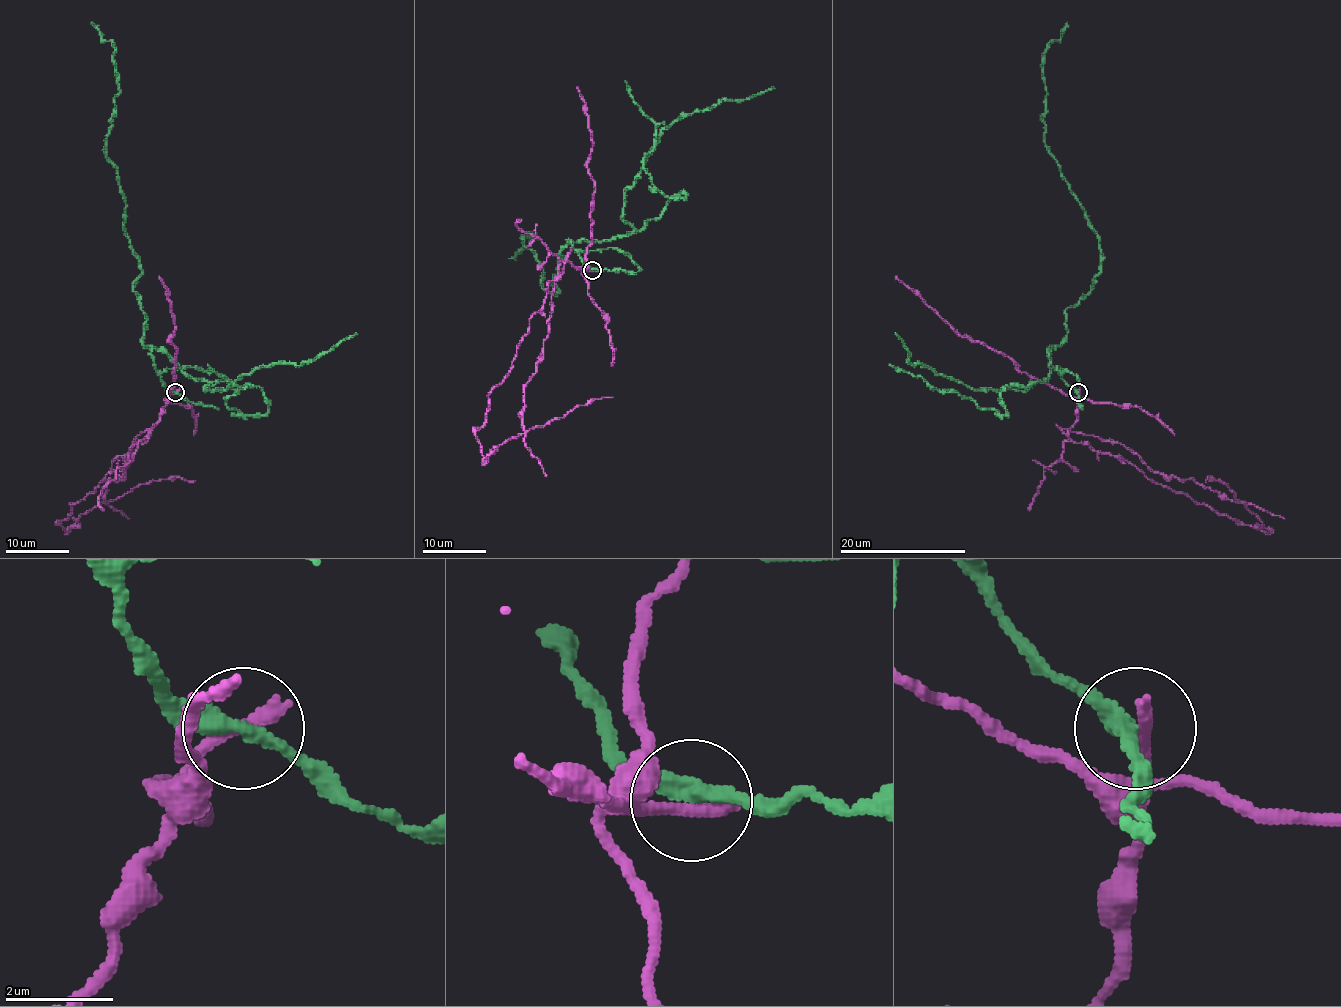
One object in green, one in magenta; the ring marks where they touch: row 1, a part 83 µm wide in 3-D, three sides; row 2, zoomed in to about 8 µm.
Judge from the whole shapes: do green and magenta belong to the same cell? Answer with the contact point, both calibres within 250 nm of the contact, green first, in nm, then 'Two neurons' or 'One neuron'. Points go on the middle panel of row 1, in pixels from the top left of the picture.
Place: (592, 270). Thickness 280 nm (green) against 320 nm. Two neurons

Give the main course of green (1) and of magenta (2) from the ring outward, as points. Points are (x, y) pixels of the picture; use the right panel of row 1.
1: (1078, 392), (1048, 358), (1067, 334), (1067, 309), (1100, 271), (1095, 230), (1045, 143), (1045, 49), (1067, 22)
2: (1080, 392), (1072, 432), (1117, 441), (1154, 471), (1191, 479), (1239, 501), (1226, 484), (1206, 481)

